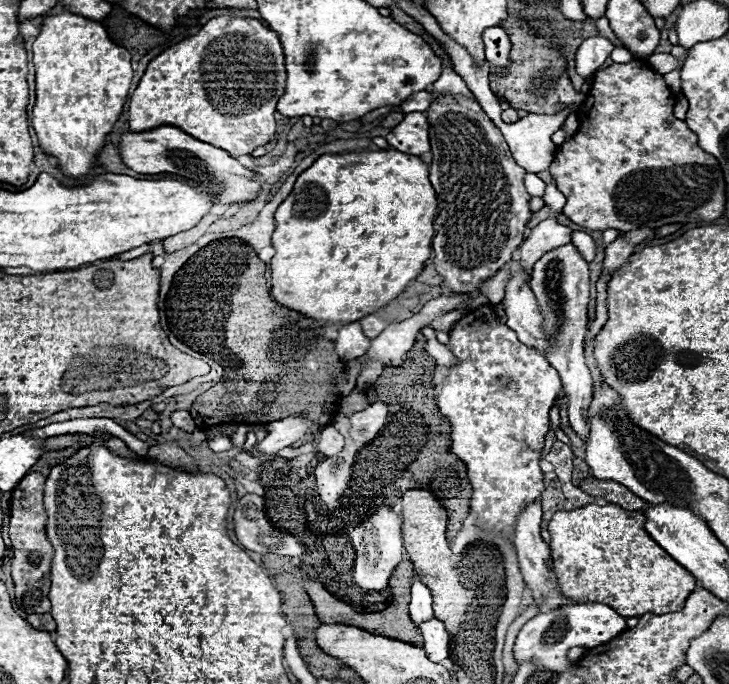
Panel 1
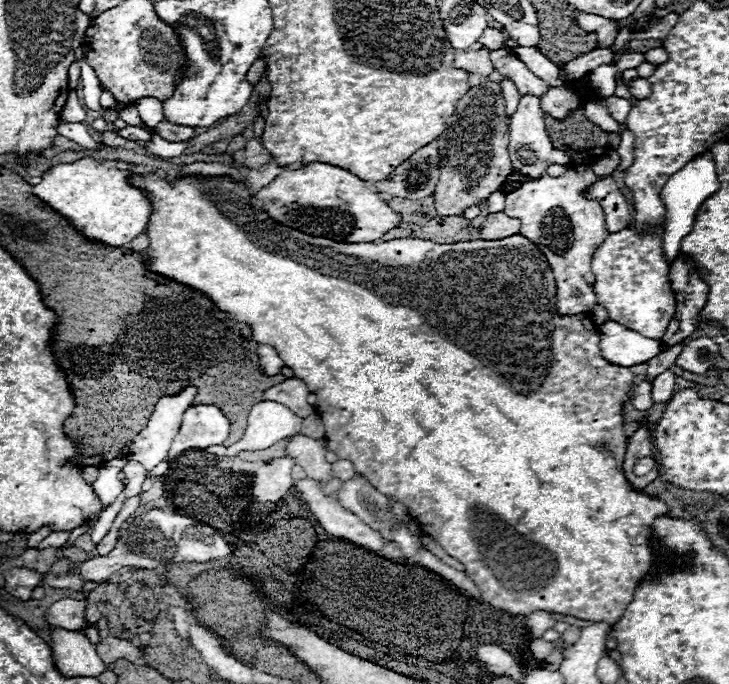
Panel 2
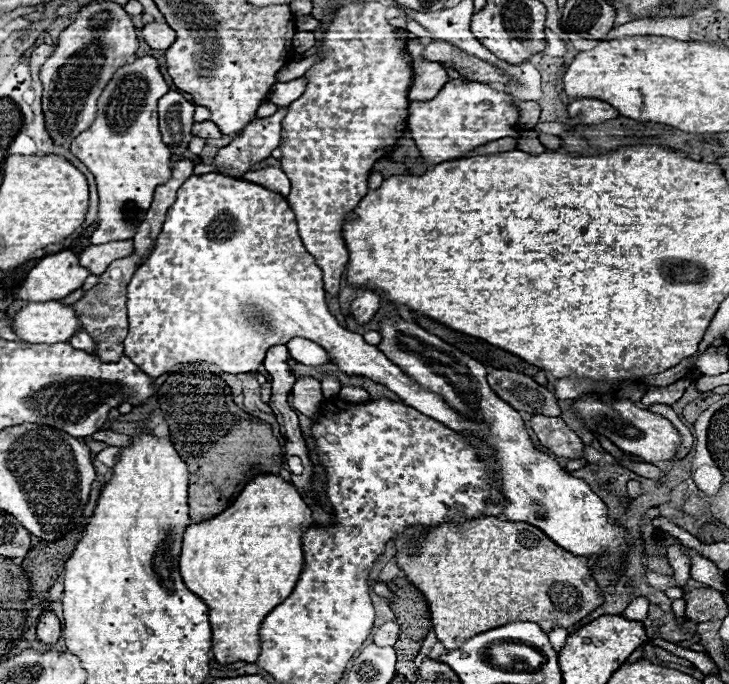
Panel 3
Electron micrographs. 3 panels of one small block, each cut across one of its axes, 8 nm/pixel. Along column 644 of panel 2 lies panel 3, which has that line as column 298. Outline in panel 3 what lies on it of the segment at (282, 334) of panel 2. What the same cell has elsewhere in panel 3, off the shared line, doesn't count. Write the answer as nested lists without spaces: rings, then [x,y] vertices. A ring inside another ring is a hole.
[[[264,474],[246,484],[236,502],[212,520],[192,524],[182,538],[180,574],[188,590],[200,596],[210,610],[212,652],[220,664],[238,660],[254,662],[260,652],[260,624],[294,590],[304,566],[302,534],[312,526],[312,512],[292,484],[274,474]]]

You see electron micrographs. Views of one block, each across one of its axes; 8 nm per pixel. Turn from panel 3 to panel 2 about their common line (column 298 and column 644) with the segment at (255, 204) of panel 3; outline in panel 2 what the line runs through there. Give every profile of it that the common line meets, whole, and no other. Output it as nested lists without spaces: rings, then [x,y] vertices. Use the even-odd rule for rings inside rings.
[[[632,228],[614,232],[604,240],[592,260],[598,304],[608,310],[612,320],[628,326],[628,330],[636,330],[646,338],[662,338],[672,314],[676,314],[676,300],[670,288],[668,270],[670,266],[662,254],[662,230],[648,236],[638,236]]]

